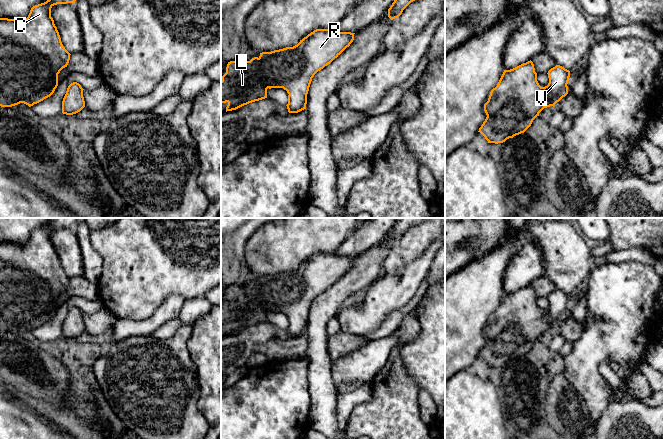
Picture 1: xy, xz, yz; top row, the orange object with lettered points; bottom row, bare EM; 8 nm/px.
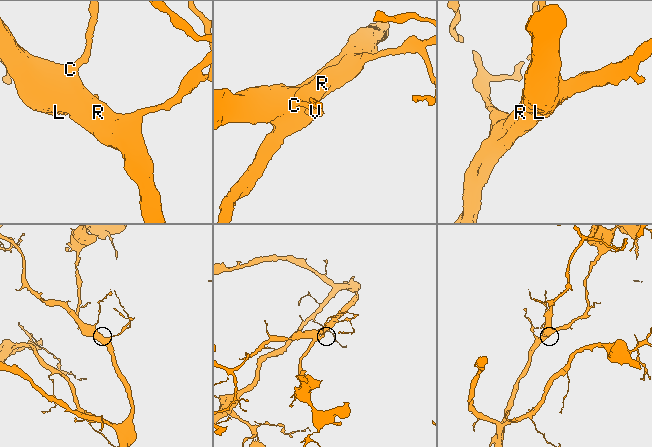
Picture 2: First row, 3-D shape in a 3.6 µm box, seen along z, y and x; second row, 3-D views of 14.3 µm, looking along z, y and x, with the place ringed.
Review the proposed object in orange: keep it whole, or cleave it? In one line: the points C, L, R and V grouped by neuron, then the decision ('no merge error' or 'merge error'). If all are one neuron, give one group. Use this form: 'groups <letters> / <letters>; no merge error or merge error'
groups C L R V; no merge error

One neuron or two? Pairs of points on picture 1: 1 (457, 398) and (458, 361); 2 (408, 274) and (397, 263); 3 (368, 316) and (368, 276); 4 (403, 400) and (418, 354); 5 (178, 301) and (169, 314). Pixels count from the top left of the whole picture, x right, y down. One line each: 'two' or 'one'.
1: two
2: two
3: two
4: two
5: one

